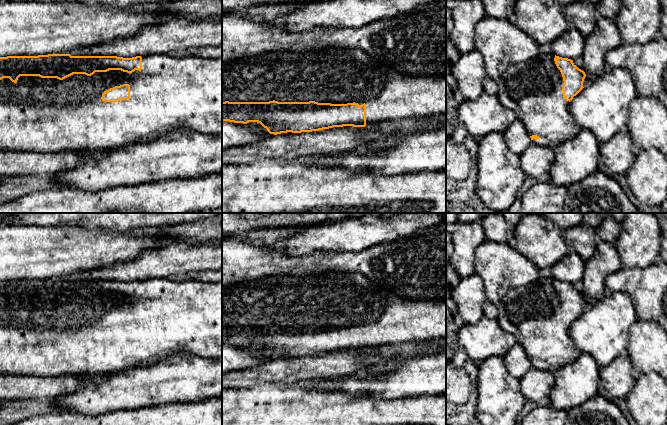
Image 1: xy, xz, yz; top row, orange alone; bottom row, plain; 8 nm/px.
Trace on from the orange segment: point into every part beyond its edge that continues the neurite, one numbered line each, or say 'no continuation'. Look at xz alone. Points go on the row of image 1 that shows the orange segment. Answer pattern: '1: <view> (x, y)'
1: xz (338, 76)

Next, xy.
1: xy (37, 114)

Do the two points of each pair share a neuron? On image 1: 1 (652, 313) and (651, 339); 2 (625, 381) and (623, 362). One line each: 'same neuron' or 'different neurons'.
1: different neurons
2: same neuron

